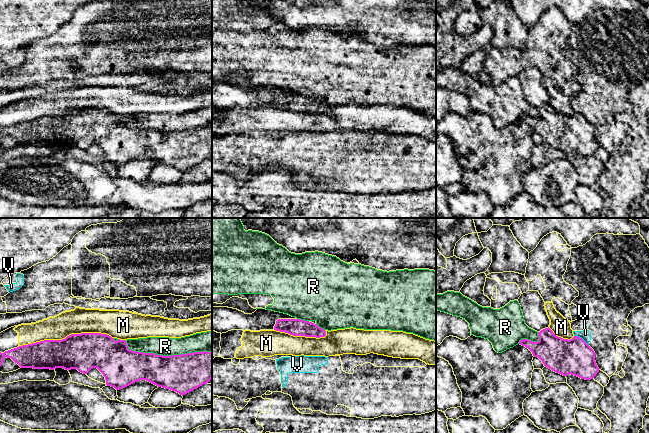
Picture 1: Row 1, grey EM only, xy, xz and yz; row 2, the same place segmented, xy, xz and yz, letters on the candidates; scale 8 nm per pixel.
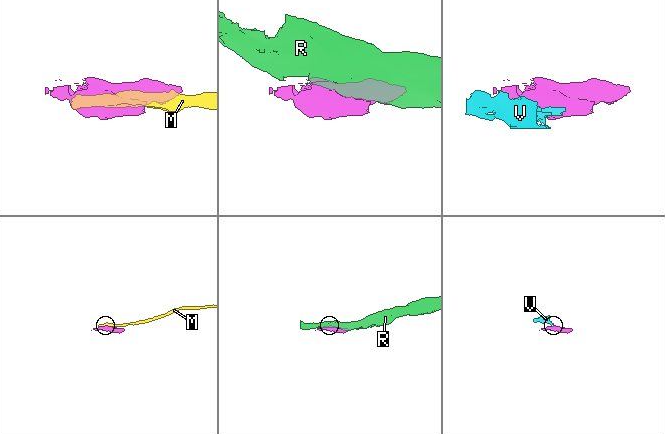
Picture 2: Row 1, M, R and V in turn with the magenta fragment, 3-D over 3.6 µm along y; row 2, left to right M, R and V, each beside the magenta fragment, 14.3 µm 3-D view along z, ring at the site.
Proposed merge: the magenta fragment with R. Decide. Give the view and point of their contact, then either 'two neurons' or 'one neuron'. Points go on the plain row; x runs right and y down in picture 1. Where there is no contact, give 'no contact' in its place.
meets magenta in xy at (166, 132); two neurons

